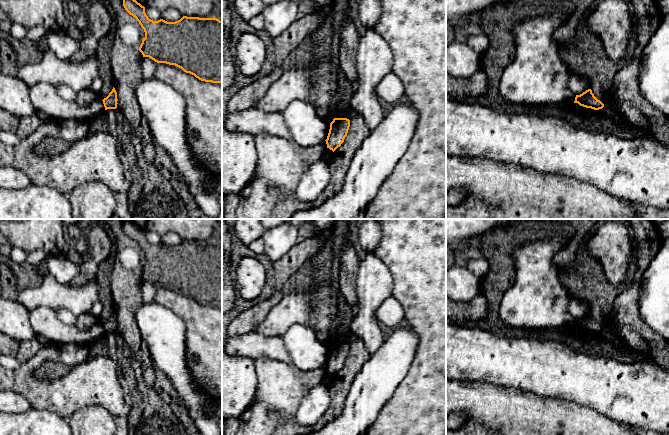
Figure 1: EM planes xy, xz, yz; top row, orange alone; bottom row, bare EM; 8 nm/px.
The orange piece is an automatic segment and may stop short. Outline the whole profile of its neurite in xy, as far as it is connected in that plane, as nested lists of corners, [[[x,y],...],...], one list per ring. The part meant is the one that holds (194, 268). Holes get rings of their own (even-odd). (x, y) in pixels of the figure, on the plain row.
[[[123,219],[123,230],[144,253],[145,262],[139,271],[143,281],[149,281],[157,287],[175,289],[201,305],[222,308],[222,245],[187,240],[175,246],[163,243],[153,245],[146,239],[145,231],[131,219]]]

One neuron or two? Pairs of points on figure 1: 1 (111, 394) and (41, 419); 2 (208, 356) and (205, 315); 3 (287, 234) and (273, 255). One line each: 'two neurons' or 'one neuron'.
1: two neurons
2: one neuron
3: one neuron

